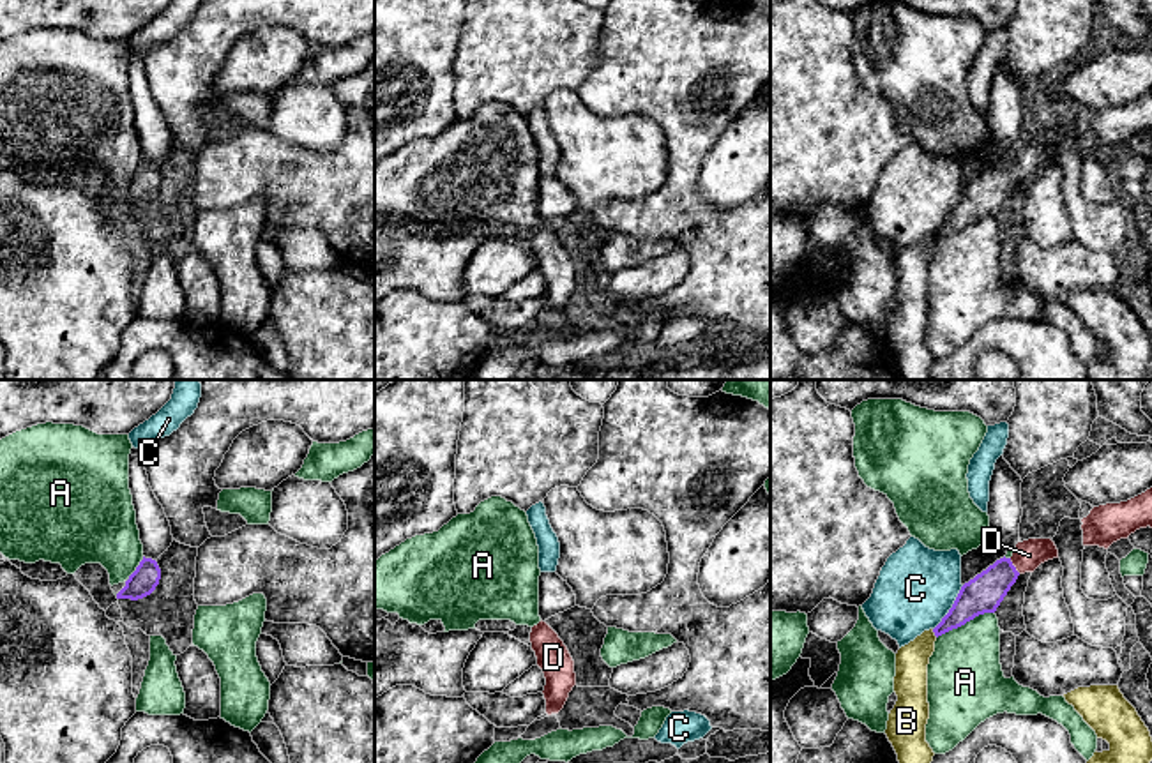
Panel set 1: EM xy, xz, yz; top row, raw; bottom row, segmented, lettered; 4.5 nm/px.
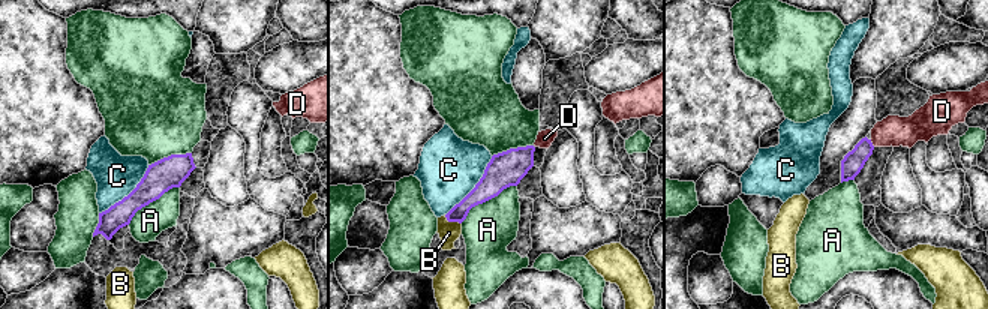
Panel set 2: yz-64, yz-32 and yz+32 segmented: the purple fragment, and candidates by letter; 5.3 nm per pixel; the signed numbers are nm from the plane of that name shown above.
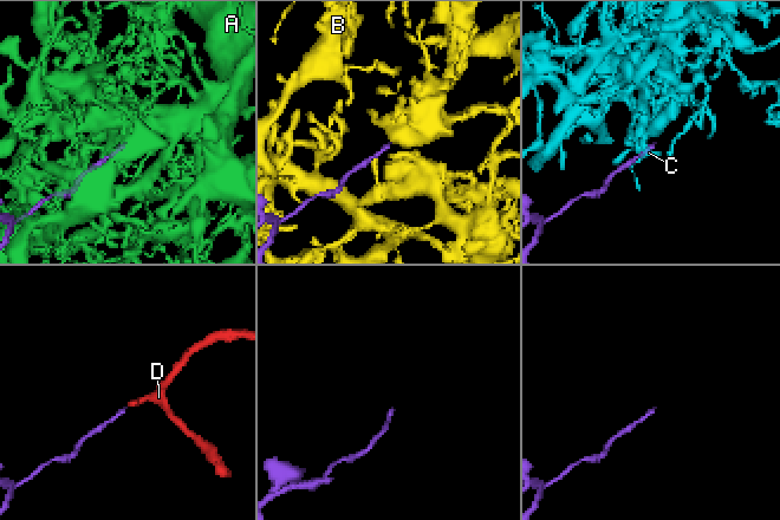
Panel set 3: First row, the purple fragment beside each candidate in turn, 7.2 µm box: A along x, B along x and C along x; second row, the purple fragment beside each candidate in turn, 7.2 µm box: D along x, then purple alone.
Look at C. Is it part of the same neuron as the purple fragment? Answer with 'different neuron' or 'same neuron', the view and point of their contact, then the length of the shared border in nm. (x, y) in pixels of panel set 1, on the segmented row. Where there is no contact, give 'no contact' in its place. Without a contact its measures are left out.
different neuron; contact yz (951, 608); length 240 nm

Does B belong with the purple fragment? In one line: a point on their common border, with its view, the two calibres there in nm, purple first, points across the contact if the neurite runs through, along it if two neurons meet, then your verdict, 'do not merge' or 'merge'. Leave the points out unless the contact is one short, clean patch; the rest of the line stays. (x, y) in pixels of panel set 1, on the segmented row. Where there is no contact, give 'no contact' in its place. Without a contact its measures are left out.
meets purple in yz at (933, 631); 160 nm thick on the purple side, 150 nm on the other; border along yz (932, 629), (937, 636); do not merge

